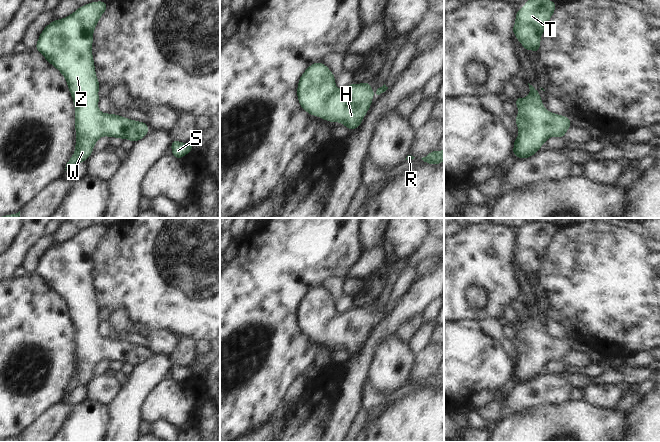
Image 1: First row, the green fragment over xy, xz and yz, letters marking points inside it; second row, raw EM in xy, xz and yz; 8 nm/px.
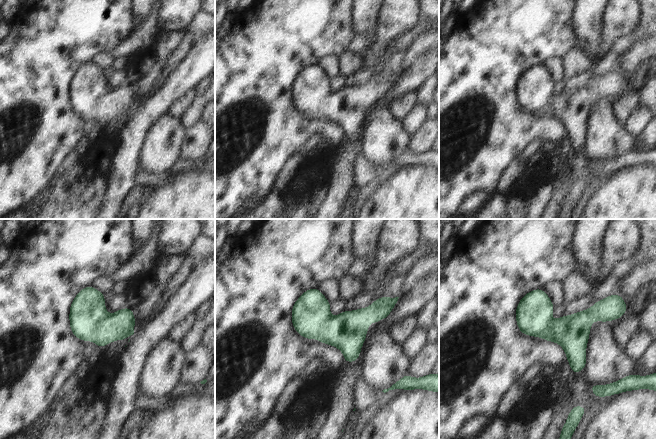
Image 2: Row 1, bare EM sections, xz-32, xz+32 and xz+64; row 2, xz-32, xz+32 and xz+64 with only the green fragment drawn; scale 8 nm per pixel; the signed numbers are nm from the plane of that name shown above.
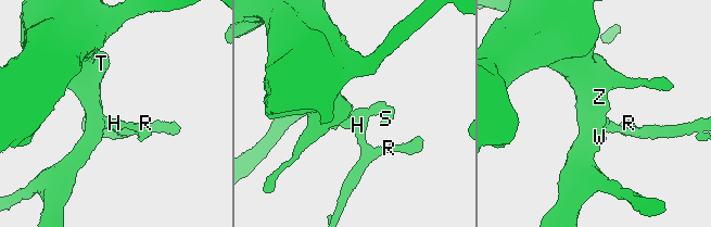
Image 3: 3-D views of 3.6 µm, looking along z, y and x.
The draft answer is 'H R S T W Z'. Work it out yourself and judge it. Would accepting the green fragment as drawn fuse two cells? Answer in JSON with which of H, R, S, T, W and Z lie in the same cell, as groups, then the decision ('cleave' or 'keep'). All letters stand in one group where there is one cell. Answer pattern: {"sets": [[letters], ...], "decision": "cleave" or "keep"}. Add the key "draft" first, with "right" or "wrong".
{"draft": "right", "sets": [["H", "R", "S", "T", "W", "Z"]], "decision": "keep"}

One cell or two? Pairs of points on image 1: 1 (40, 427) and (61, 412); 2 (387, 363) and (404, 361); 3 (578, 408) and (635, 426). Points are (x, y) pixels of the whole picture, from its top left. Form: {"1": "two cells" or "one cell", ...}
{"1": "one cell", "2": "one cell", "3": "two cells"}

